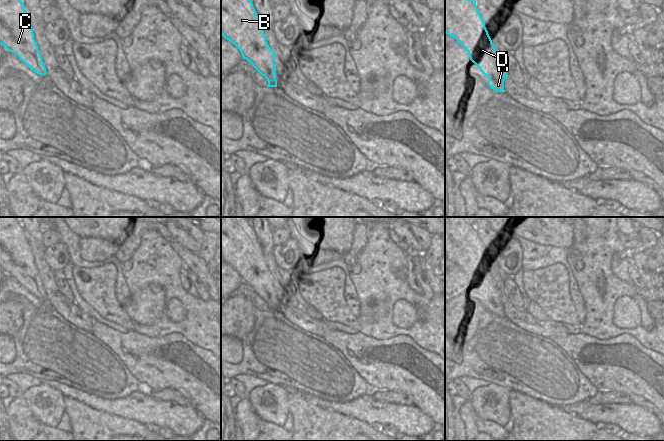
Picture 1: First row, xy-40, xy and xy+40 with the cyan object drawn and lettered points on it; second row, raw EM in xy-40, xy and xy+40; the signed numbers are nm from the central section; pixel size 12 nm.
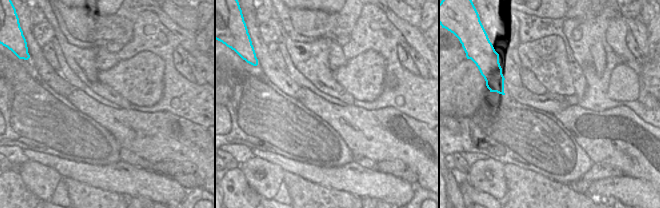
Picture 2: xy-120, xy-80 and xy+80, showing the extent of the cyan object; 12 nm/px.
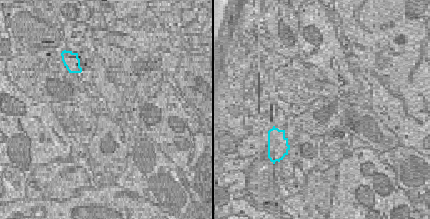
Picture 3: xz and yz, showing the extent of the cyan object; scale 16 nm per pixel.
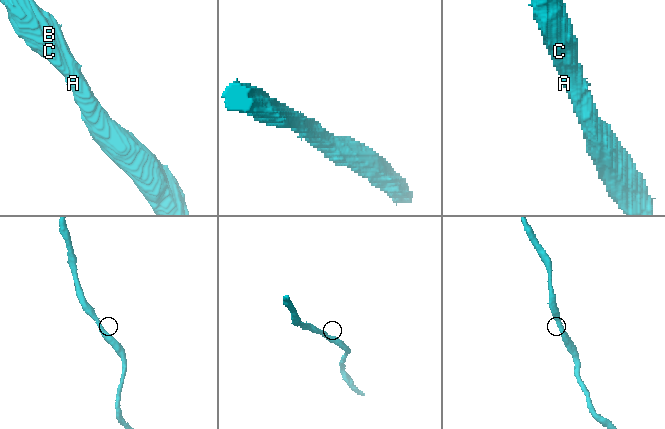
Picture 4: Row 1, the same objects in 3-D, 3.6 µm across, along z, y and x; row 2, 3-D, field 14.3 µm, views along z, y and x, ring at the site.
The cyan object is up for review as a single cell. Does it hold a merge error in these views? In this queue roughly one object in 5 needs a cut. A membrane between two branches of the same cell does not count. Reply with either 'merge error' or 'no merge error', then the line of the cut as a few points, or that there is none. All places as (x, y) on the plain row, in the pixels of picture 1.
no merge error; no cut

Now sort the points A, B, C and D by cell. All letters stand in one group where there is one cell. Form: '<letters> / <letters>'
A B C D

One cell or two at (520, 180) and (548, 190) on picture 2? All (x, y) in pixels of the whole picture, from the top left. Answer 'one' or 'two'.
one

